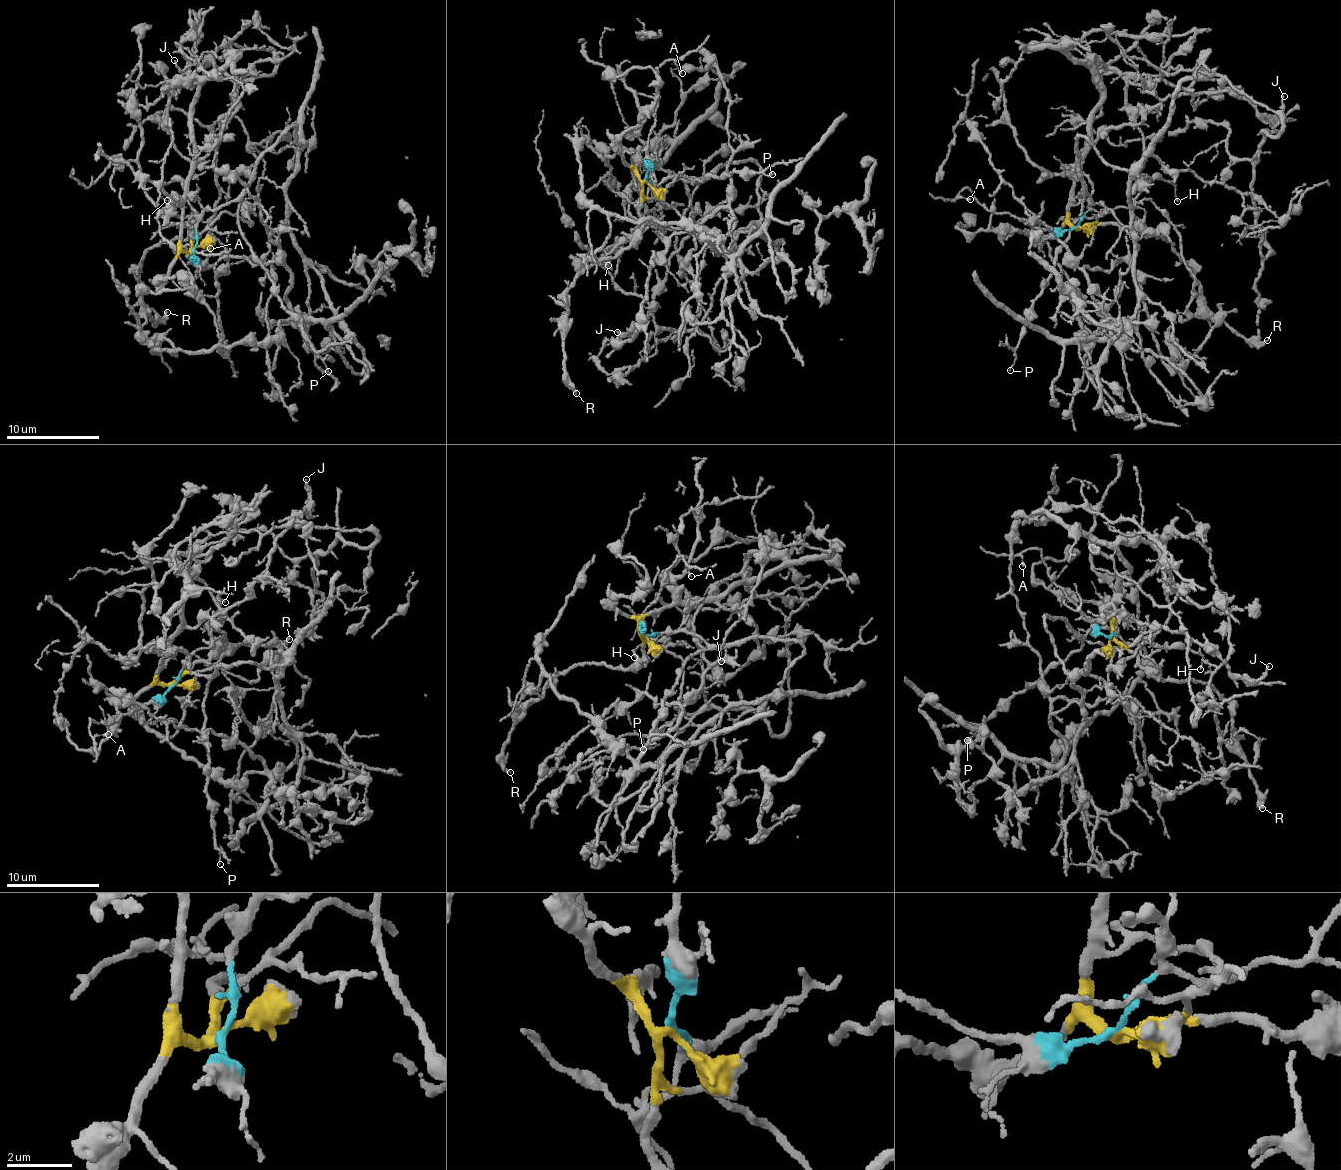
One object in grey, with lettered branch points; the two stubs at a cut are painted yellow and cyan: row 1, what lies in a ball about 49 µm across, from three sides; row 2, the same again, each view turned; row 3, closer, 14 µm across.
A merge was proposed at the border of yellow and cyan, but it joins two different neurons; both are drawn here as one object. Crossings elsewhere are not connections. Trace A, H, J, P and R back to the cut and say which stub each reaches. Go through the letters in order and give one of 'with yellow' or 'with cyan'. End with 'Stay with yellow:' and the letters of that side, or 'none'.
A: with cyan
H: with cyan
J: with yellow
P: with cyan
R: with yellow
Stay with yellow: J, R

